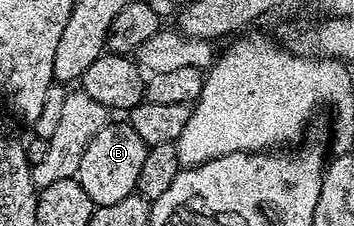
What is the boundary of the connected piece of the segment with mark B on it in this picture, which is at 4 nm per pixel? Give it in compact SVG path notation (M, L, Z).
M111 123L92 135L92 143L88 143L88 148L80 159L76 179L80 187L88 191L88 199L92 199L95 207L120 203L120 199L137 190L137 180L144 166L147 150L144 139L140 139L136 131L132 131L129 123Z

